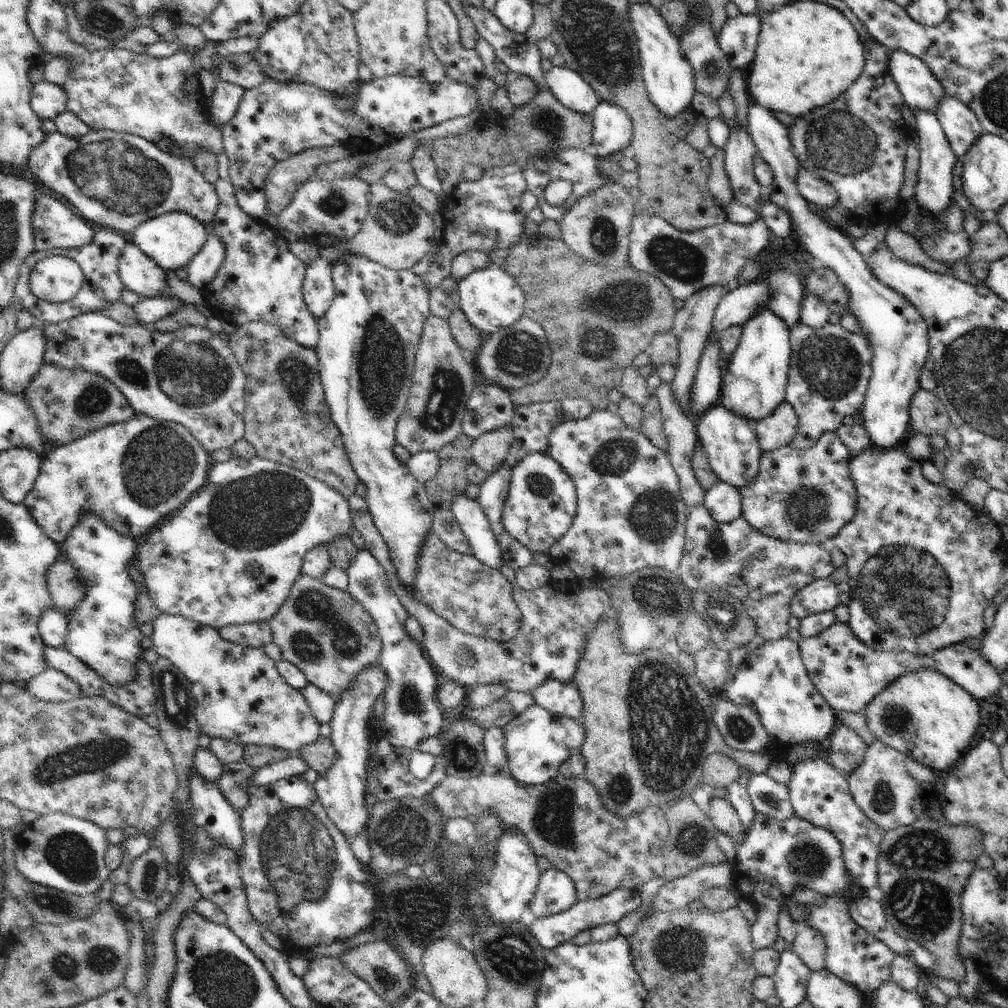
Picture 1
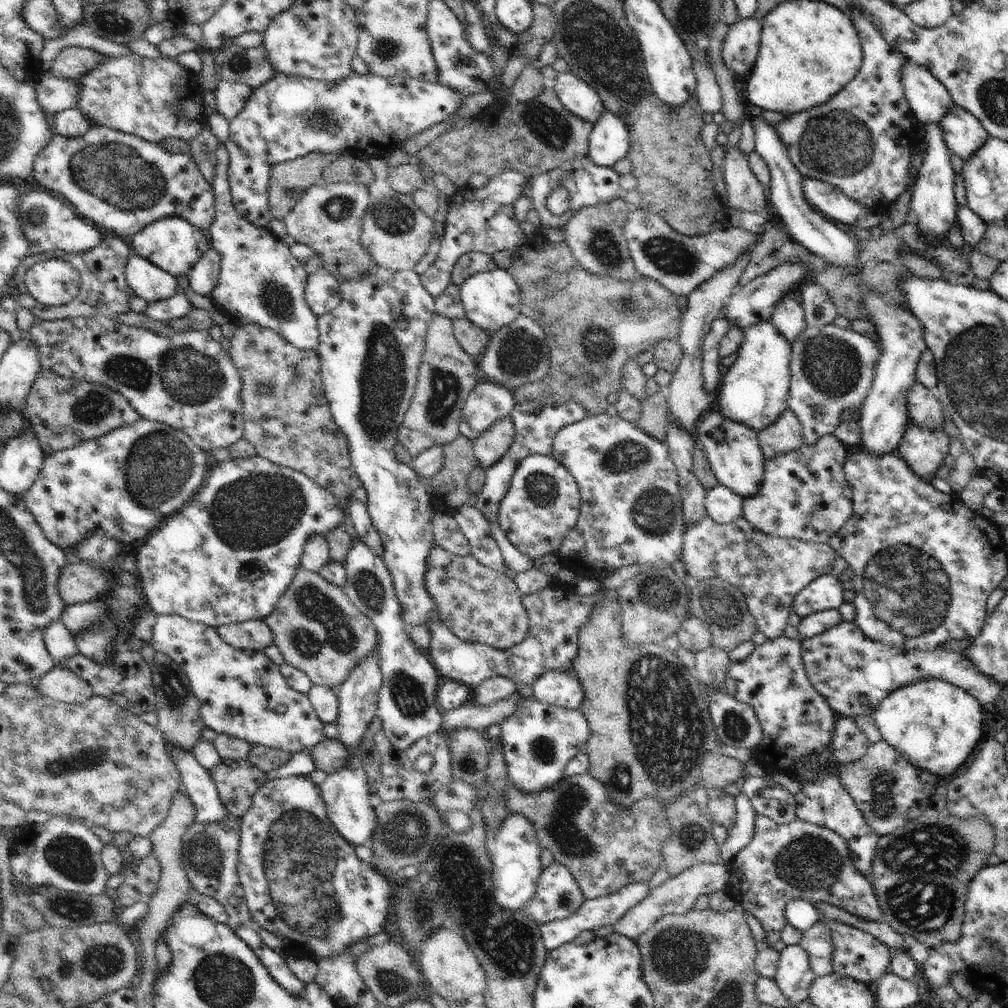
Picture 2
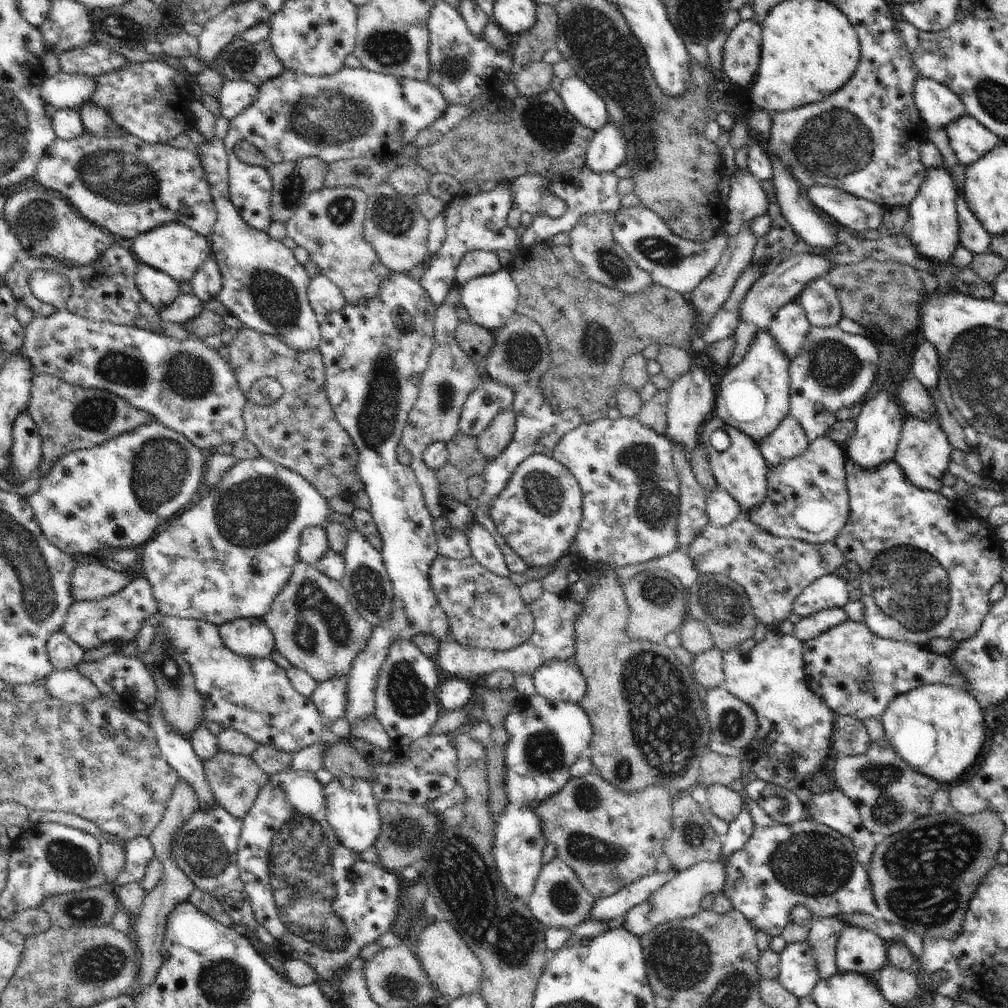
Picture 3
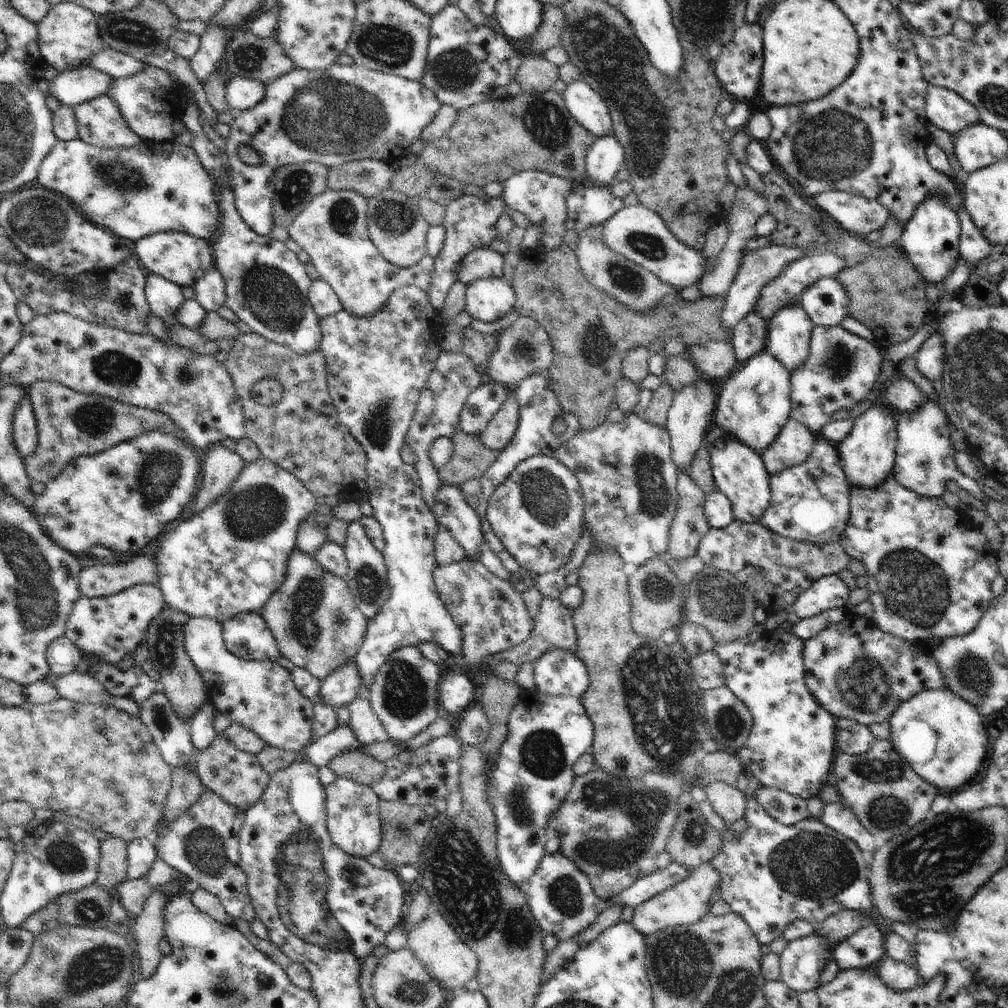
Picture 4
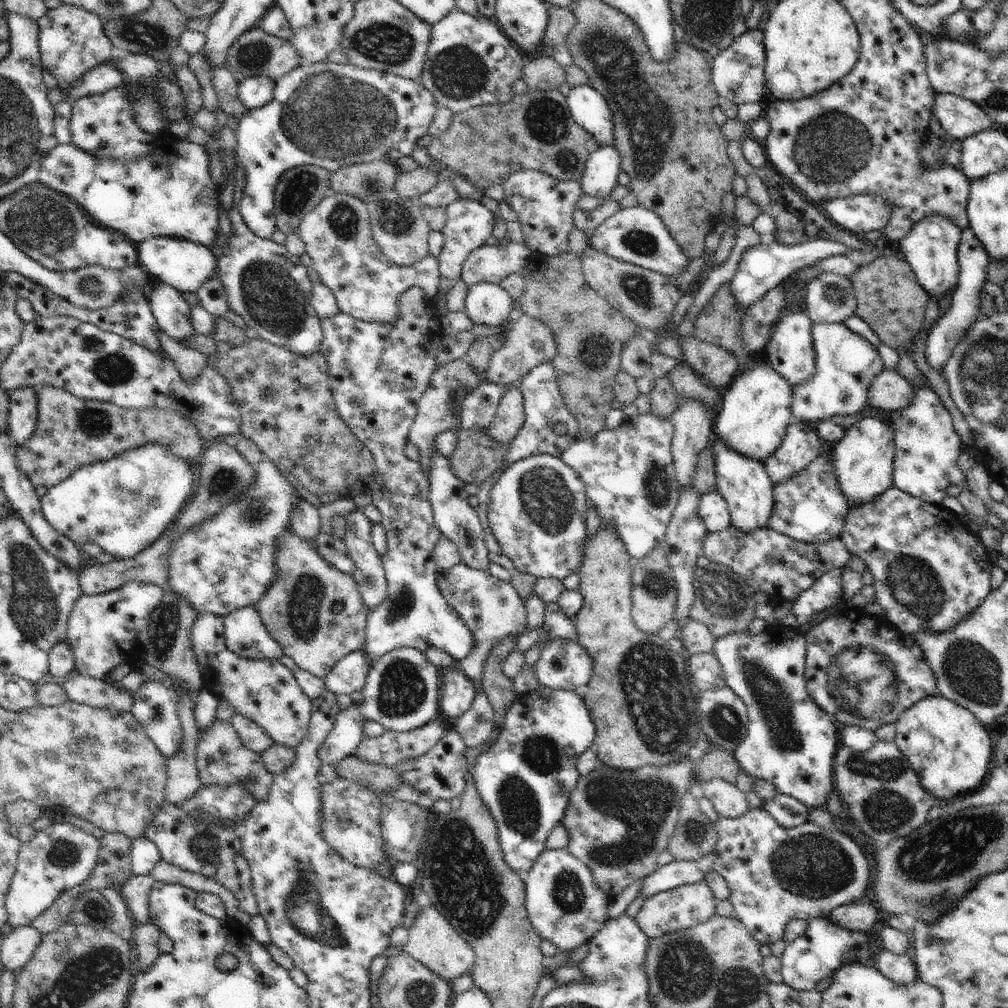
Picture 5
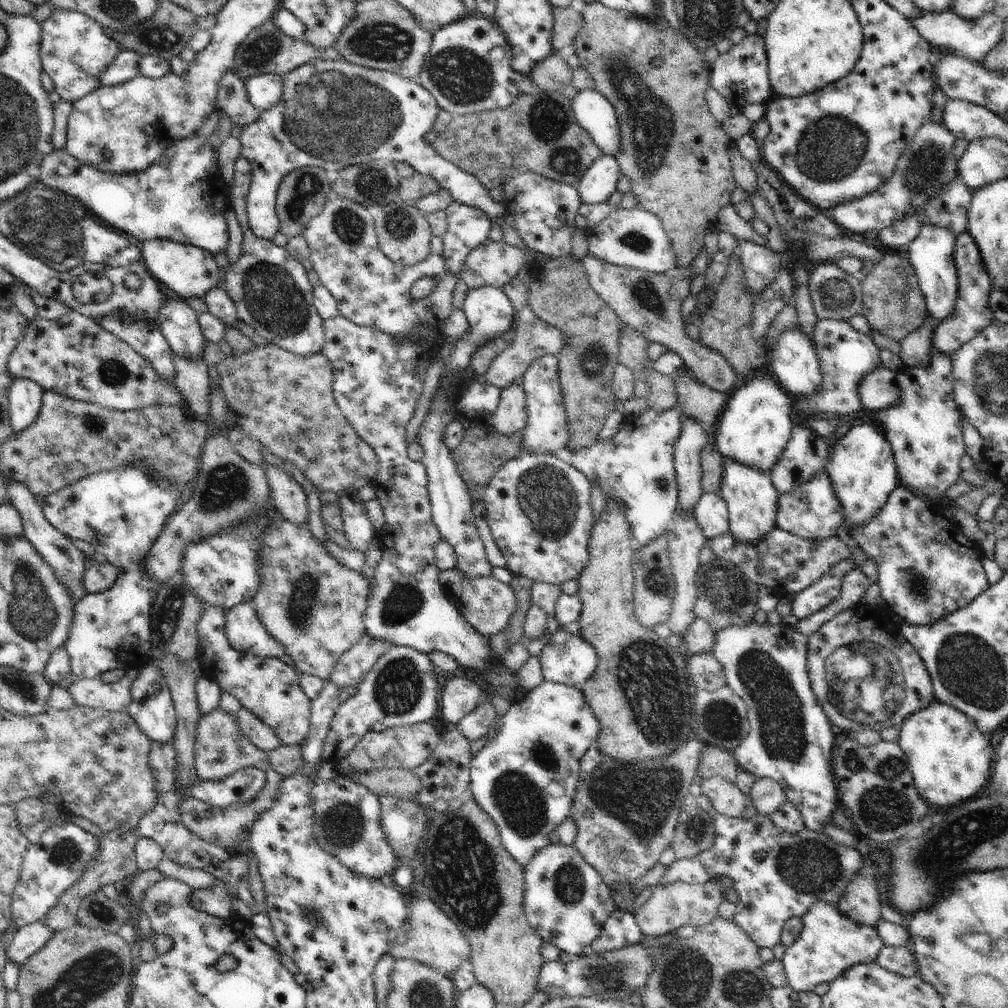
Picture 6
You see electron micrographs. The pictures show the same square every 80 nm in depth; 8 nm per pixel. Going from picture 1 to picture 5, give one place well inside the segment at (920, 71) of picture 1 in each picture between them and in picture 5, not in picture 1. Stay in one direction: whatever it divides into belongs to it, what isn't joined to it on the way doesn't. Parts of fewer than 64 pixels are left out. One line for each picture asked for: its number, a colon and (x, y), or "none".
2: (930, 101)
3: (937, 105)
4: (945, 109)
5: (959, 117)

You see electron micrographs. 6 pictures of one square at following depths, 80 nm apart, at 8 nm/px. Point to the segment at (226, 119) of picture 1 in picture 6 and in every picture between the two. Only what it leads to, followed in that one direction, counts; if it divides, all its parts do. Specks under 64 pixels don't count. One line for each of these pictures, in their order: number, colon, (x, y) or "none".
2: (231, 97)
3: (237, 95)
4: (241, 93)
5: (254, 92)
6: (264, 91)

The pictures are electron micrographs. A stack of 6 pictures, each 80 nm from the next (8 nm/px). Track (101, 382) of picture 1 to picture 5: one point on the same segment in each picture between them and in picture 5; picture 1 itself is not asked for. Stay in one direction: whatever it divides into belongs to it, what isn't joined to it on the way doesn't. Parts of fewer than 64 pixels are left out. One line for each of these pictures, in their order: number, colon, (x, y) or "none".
2: (63, 412)
3: (69, 418)
4: (70, 424)
5: (71, 433)

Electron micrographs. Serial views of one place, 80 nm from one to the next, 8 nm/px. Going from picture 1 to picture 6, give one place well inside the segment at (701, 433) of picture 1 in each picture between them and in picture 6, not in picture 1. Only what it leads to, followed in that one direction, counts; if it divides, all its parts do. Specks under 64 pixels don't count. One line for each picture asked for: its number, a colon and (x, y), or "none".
2: (737, 463)
3: (741, 470)
4: (739, 473)
5: (744, 483)
6: (752, 500)

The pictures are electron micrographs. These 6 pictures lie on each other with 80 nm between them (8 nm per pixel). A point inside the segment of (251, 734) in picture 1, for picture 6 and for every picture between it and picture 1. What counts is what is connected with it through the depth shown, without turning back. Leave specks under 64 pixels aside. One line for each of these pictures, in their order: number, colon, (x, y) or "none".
2: (242, 693)
3: (253, 695)
4: (261, 695)
5: (266, 691)
6: (270, 689)

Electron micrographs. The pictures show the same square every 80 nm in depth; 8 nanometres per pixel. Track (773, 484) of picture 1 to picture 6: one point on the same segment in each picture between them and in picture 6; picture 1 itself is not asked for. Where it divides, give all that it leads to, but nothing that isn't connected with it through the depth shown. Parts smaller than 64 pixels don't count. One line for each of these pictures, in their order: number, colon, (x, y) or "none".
2: (804, 495)
3: (807, 499)
4: (809, 502)
5: (811, 508)
6: (812, 511)

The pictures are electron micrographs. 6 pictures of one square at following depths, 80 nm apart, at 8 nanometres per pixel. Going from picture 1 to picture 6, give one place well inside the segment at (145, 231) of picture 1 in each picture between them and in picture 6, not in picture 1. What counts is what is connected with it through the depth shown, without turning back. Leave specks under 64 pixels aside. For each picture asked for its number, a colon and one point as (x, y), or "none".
2: (173, 244)
3: (177, 250)
4: (181, 258)
5: (186, 266)
6: (186, 271)

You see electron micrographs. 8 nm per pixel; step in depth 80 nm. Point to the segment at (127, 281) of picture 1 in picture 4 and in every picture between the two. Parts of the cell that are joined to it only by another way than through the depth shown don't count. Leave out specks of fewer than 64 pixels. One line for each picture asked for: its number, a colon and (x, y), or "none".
2: (151, 283)
3: (159, 289)
4: (164, 297)

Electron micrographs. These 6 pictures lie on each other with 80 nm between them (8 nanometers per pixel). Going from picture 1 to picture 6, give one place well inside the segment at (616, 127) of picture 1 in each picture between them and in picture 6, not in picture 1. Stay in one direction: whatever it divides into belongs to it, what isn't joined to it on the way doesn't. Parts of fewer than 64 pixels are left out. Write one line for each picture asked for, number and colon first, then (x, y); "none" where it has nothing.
2: (609, 142)
3: (607, 150)
4: (605, 157)
5: (602, 168)
6: (597, 185)

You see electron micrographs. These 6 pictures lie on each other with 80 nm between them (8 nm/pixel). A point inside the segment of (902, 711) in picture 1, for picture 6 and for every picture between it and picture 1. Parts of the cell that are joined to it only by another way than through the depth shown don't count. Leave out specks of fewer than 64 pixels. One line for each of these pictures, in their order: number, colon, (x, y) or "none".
2: (937, 726)
3: (938, 730)
4: (943, 737)
5: (949, 750)
6: (950, 758)

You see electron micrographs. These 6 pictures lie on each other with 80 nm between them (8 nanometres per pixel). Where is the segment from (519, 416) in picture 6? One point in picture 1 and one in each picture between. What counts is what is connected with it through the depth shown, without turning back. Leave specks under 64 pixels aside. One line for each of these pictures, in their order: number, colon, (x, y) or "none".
1: (489, 450)
2: (490, 446)
3: (497, 436)
4: (500, 430)
5: (509, 418)

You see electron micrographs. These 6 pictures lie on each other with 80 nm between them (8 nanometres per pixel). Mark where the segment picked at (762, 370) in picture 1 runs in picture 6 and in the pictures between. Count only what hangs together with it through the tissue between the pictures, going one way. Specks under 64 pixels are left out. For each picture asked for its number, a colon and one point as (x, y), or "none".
2: (754, 391)
3: (754, 395)
4: (755, 403)
5: (752, 418)
6: (755, 427)

